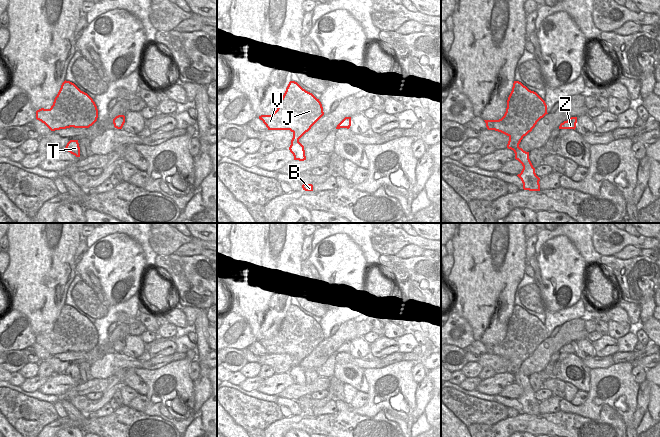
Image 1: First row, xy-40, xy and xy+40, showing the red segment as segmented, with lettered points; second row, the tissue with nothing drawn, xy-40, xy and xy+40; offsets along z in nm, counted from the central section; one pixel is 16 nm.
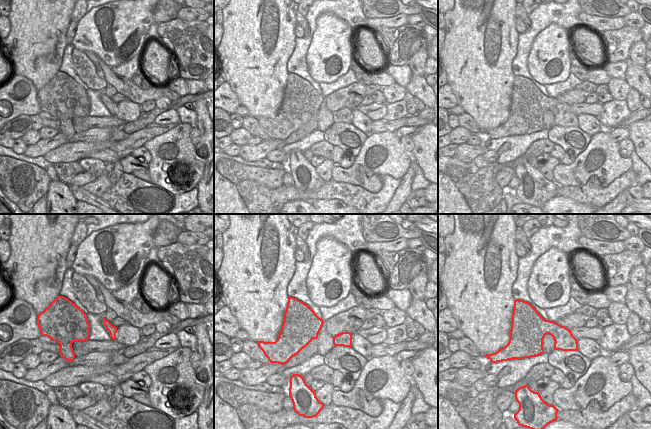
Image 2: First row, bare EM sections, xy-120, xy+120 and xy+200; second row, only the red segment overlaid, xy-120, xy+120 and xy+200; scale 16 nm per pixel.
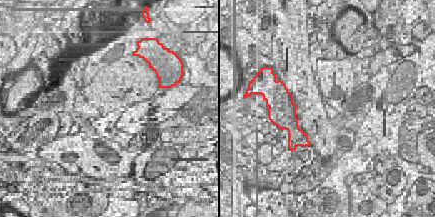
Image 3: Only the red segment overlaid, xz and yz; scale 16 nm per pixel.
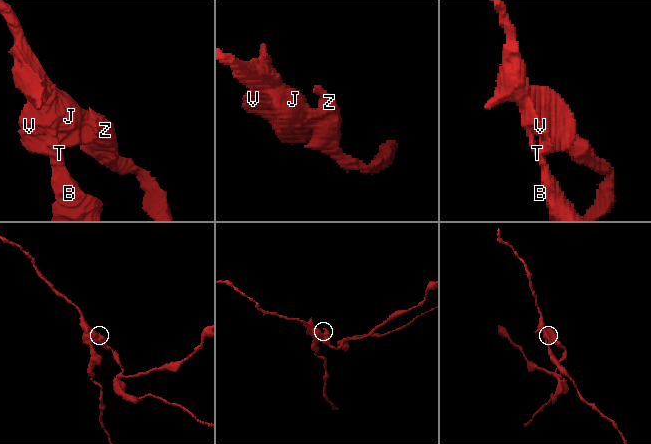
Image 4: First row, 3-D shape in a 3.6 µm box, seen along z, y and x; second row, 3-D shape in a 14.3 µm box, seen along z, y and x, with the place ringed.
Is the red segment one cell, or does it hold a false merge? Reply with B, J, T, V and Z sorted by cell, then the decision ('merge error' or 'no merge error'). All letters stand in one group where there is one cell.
B T / J V Z | merge error

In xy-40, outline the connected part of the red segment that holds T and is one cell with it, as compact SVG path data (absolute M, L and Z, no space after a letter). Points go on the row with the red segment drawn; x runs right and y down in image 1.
M70 140L67 143L65 150L75 155L76 157L80 157L80 147L78 140Z

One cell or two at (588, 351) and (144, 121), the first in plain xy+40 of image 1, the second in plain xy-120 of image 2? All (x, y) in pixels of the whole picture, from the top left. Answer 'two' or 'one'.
two

